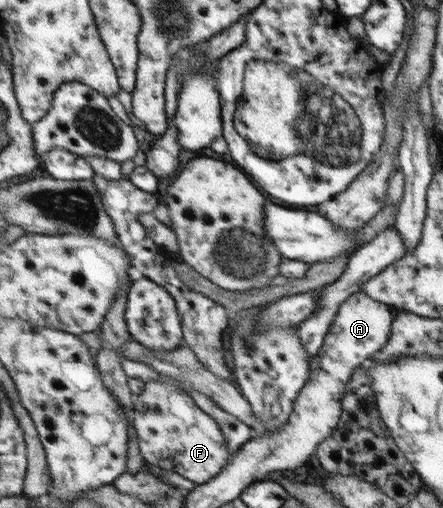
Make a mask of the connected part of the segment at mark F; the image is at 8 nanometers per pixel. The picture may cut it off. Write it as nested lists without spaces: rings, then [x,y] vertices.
[[[146,382],[144,392],[135,398],[131,412],[139,449],[148,464],[180,474],[198,485],[209,483],[227,466],[228,454],[220,424],[200,408],[183,388],[164,382]]]

